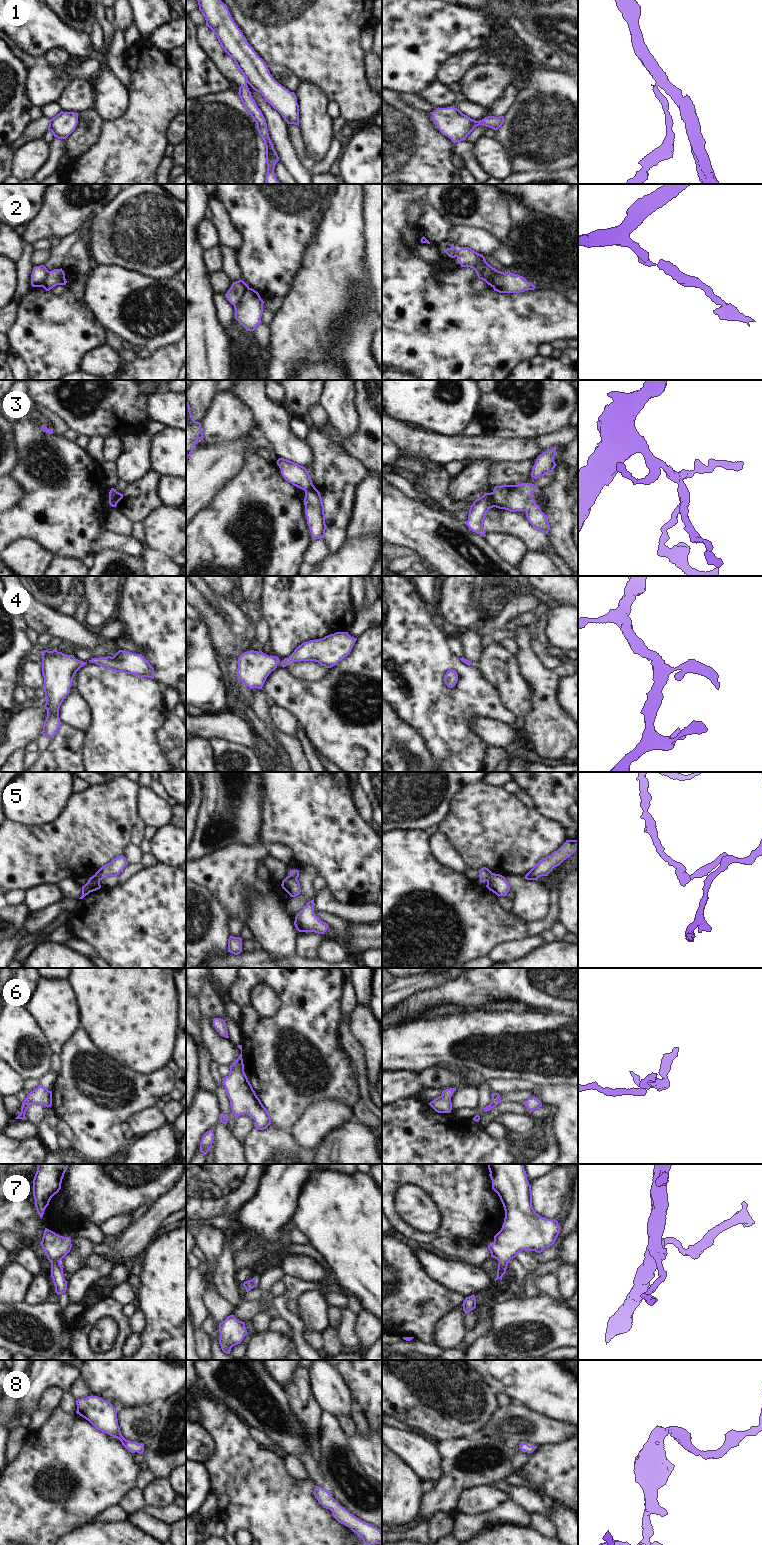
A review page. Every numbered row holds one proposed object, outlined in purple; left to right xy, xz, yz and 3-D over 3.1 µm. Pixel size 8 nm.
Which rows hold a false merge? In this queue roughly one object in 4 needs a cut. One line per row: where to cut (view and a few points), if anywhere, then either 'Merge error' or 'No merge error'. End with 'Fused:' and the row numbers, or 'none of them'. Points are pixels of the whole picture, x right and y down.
1: Split along yz (473, 120), (476, 126). Merge error
2: Split along xz (249, 288), (243, 300), (234, 308). Merge error
3: Split along yz (491, 492), (494, 506). Merge error
4: No split. No merge error
5: Split along yz (491, 872), (487, 881). Merge error
6: No split. No merge error
7: No split. No merge error
8: No split. No merge error
Fused: 1, 2, 3, 5.

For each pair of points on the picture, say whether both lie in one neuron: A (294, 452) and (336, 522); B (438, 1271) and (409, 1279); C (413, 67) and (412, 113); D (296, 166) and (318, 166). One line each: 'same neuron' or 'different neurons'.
A: different neurons
B: different neurons
C: different neurons
D: different neurons

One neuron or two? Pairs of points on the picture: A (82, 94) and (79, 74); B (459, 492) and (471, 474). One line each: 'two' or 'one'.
A: two
B: one

